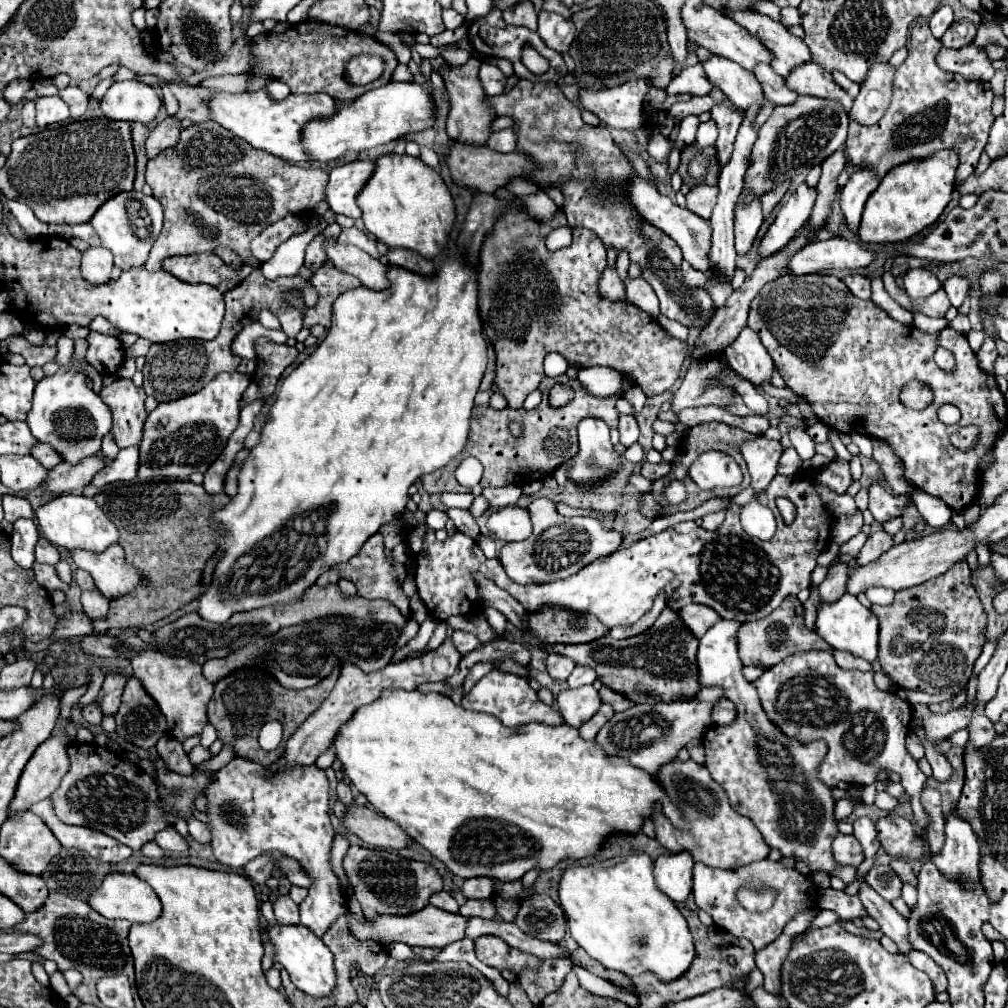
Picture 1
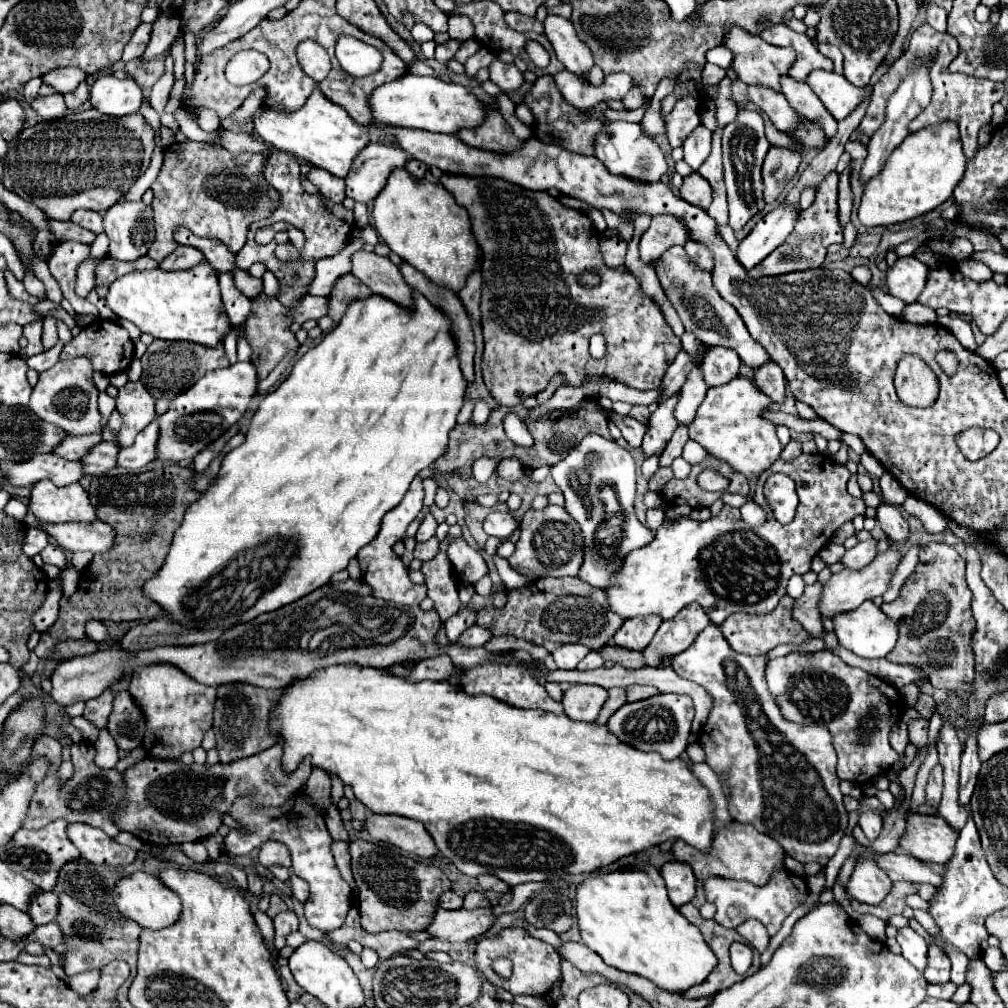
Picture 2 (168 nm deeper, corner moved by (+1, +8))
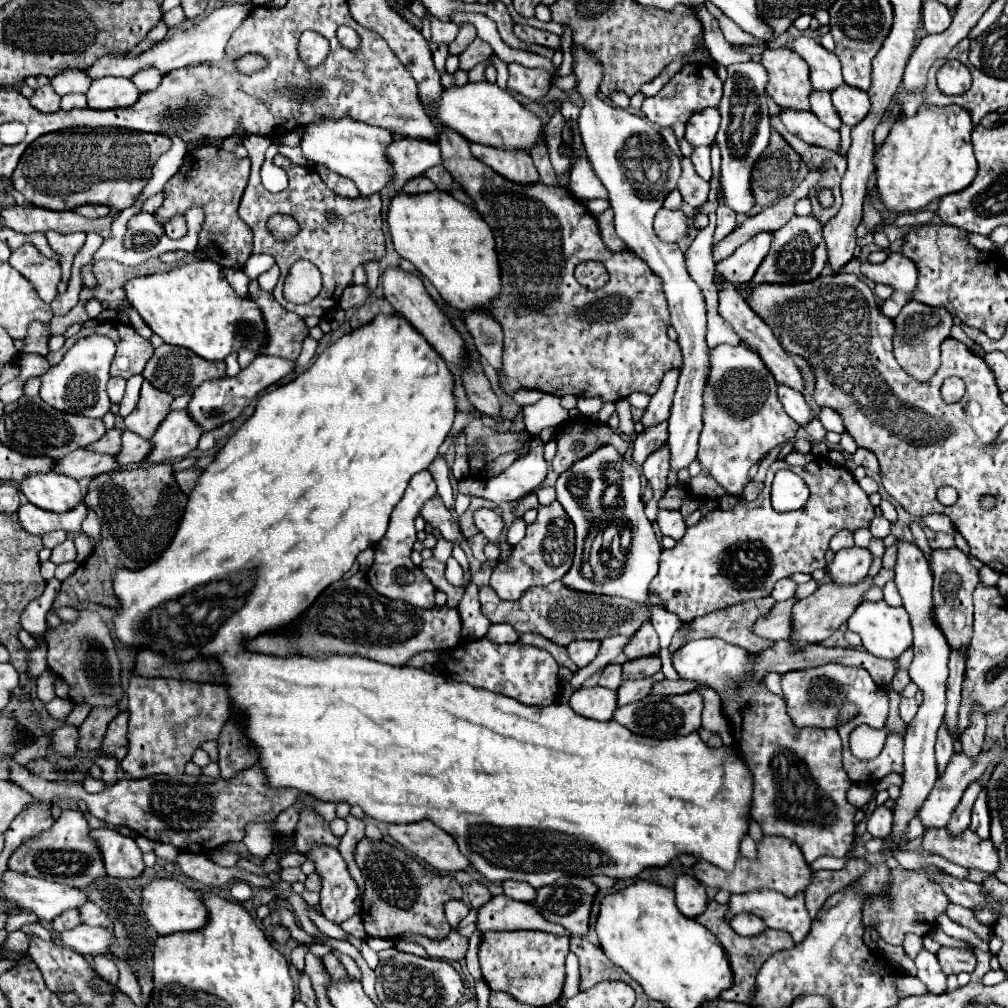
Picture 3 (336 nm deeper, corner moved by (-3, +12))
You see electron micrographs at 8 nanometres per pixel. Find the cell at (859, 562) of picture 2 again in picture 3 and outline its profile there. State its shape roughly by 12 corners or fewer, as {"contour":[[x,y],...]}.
{"contour":[[845,548],[827,566],[837,584],[867,576],[873,554],[867,548]]}

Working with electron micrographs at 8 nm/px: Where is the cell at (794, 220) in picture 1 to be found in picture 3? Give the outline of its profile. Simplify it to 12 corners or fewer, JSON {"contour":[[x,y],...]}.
{"contour":[[759,232],[715,266],[733,284],[749,282],[773,232]]}

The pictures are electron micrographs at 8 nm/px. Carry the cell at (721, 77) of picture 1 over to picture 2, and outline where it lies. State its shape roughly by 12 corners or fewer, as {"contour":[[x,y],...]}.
{"contour":[[749,86],[757,104],[781,132],[793,132],[799,114],[787,98]]}

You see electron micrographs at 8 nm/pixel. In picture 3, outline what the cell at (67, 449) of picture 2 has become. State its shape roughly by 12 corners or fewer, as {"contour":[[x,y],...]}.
{"contour":[[113,428],[85,450],[117,454],[121,430]]}

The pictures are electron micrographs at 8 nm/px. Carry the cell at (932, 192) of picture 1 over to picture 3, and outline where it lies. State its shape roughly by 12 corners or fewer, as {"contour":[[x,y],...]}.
{"contour":[[921,106],[873,158],[881,204],[917,212],[977,172],[971,116]]}

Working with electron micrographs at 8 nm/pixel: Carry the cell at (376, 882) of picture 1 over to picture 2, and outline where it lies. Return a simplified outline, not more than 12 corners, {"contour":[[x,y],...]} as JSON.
{"contour":[[367,840],[349,846],[361,928],[421,932],[443,870]]}

